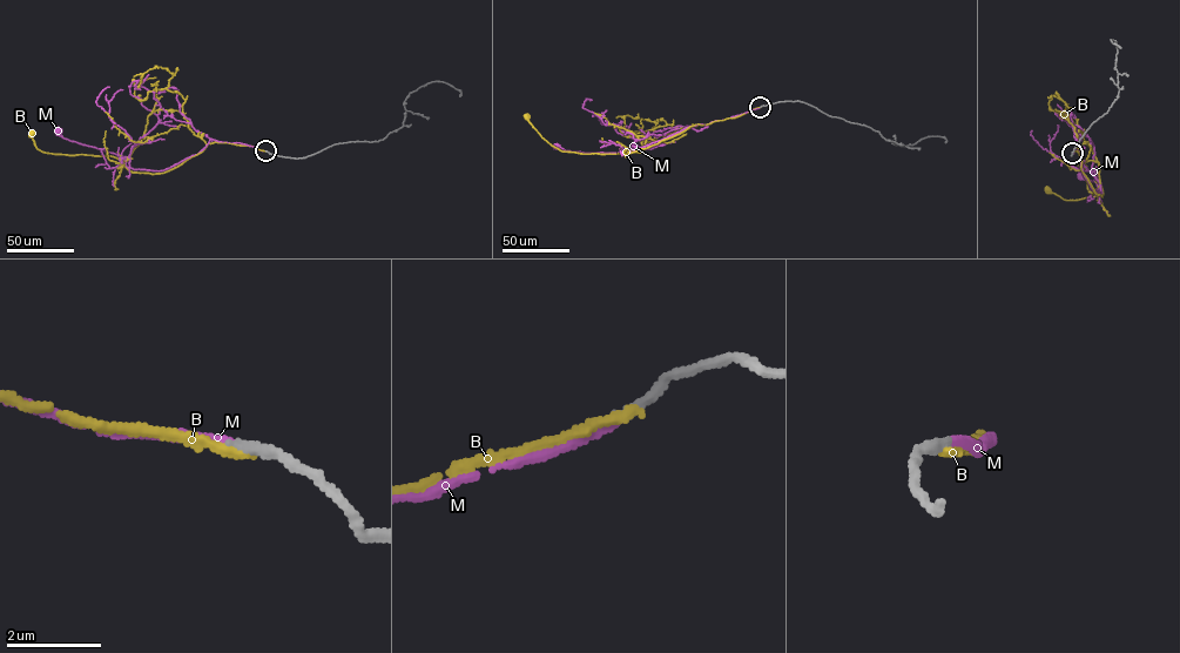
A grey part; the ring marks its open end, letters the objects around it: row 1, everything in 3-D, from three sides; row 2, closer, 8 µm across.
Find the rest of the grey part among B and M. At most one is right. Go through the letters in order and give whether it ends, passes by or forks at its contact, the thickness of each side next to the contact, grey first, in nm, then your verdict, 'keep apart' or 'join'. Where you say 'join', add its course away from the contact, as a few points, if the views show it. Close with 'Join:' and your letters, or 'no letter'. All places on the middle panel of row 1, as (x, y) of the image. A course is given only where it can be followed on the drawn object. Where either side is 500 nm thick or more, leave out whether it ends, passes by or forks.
B: it ends | 240/190 nm | keep apart
M: it ends | 240/170 nm | join | via (760, 107), (685, 128), (628, 153), (585, 153), (555, 147)
Join: M

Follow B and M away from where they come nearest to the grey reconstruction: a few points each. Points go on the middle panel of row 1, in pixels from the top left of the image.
B: (760, 107), (733, 118), (695, 125), (626, 154), (562, 152), (541, 136), (526, 116)
M: (760, 107), (685, 128), (628, 153), (585, 153), (555, 147)

